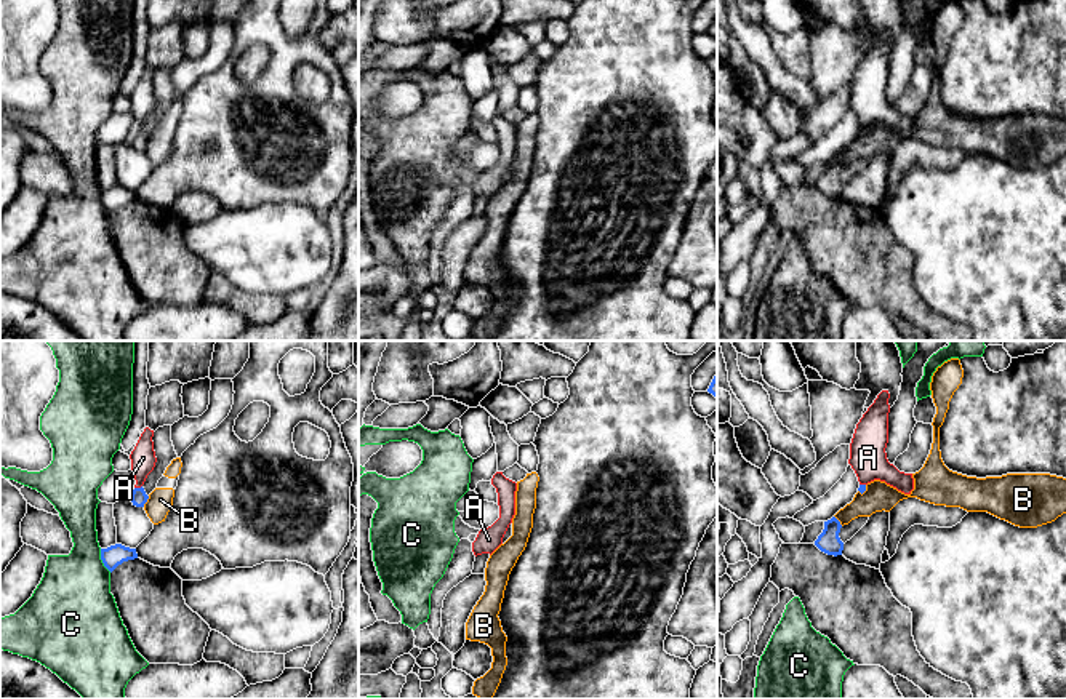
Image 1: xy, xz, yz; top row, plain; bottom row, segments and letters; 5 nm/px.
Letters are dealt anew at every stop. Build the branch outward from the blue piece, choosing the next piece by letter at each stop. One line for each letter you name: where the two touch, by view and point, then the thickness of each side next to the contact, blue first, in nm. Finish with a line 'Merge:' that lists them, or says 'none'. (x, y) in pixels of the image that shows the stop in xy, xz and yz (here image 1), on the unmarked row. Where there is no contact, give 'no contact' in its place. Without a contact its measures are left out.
A: meets blue in xy at (138, 130); 80 nm thick on the blue side, 130 nm on the other
Merge: A

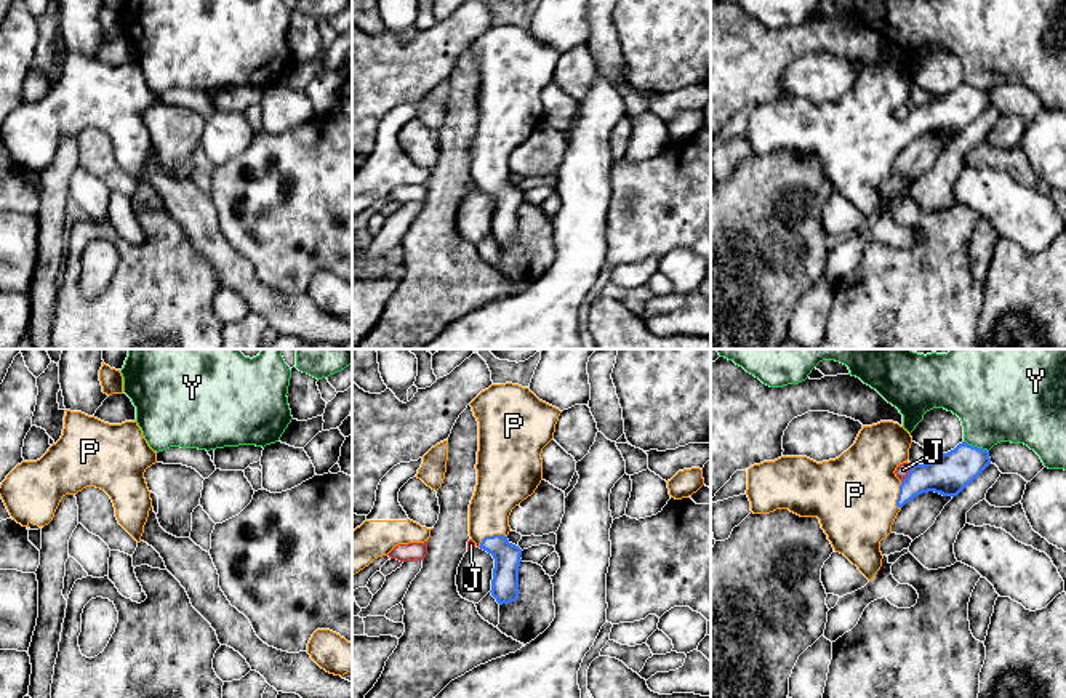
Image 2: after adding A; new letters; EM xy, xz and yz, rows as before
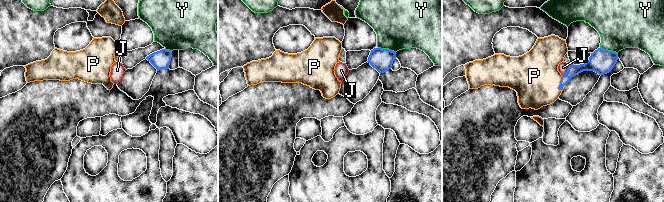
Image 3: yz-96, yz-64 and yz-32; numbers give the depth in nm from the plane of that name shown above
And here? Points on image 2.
P: meets blue in xz at (490, 178); 140 nm thick on the blue side, 240 nm on the other
Merge: P

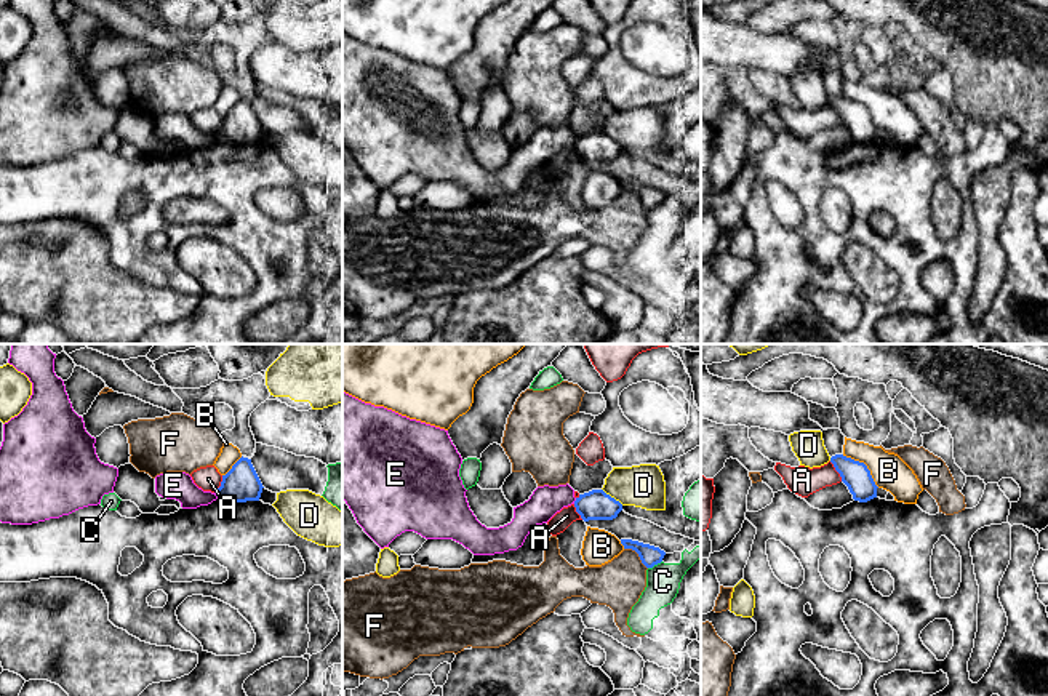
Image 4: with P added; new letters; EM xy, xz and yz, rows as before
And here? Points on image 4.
Merge: none

